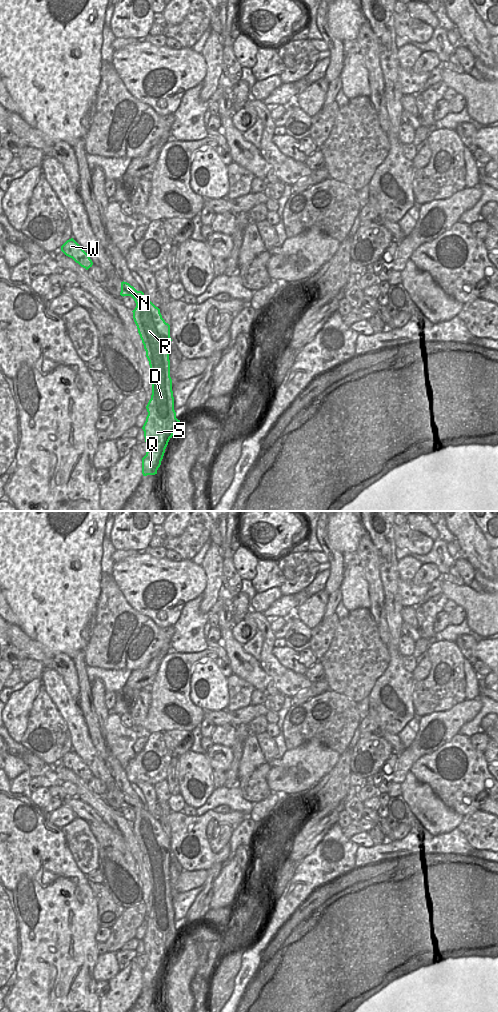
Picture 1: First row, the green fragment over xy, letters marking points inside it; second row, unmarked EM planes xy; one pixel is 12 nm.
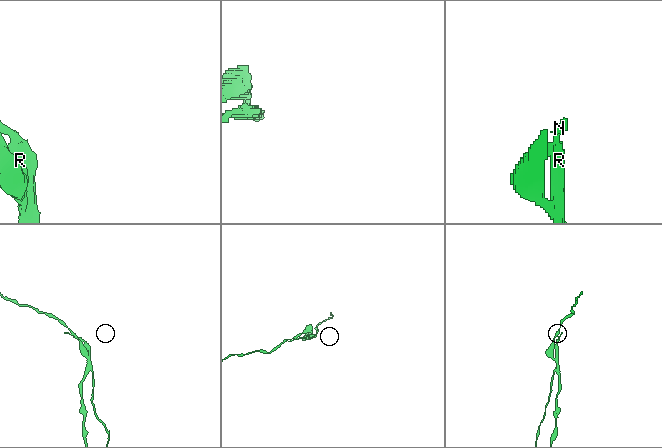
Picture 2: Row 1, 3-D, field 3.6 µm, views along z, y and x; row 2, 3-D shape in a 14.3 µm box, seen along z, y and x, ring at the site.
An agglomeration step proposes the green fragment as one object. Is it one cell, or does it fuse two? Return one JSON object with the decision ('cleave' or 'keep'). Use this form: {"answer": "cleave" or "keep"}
{"answer": "cleave"}

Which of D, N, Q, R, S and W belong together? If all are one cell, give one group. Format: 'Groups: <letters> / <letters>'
Groups: D N R / Q S W

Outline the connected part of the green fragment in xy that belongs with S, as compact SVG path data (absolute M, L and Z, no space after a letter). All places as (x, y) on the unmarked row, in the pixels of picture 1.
M152 911L149 912L146 921L148 927L142 941L148 962L142 970L143 988L157 986L170 952L164 943L162 932L158 929L156 921L152 919Z

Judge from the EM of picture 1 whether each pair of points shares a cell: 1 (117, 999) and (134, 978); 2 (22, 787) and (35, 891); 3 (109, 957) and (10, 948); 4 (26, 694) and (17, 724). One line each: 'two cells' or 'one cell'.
1: one cell
2: two cells
3: two cells
4: one cell

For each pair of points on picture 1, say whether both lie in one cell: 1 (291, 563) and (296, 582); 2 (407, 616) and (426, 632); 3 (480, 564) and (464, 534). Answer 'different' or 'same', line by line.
1: same
2: different
3: same

